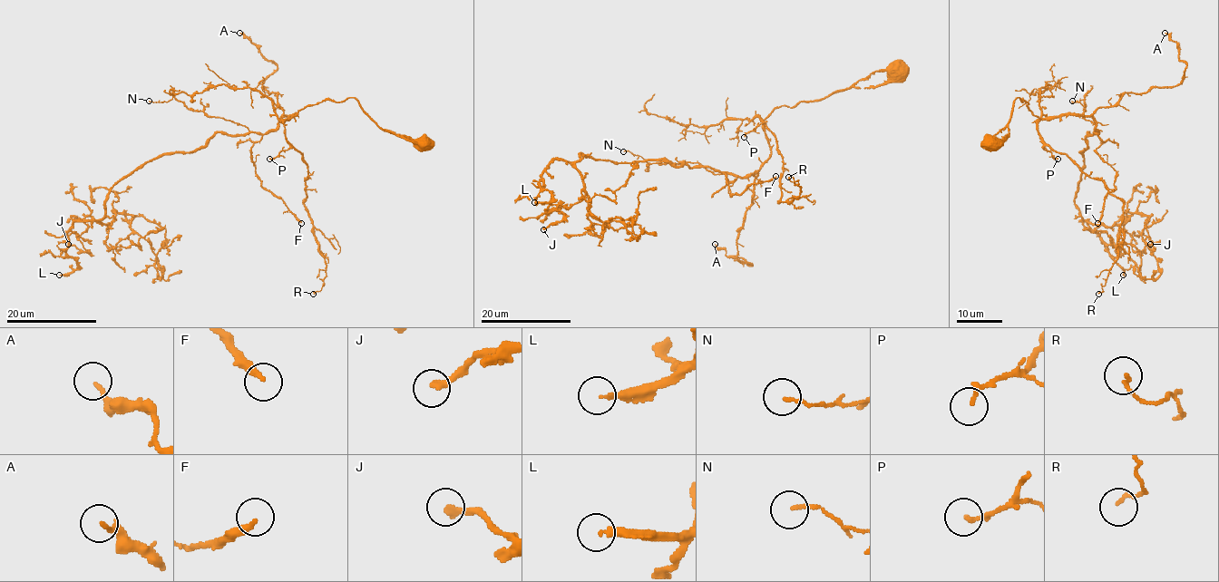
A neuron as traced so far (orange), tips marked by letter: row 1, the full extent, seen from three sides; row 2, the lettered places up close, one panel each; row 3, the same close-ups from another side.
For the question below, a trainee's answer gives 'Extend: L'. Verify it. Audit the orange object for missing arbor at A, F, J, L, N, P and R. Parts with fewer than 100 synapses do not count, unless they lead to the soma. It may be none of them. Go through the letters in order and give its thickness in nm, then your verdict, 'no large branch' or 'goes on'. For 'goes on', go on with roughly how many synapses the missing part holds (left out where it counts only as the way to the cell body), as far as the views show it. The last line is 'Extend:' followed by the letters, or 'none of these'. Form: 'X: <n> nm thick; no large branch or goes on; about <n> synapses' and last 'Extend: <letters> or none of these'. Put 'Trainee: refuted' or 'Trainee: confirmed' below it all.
A: 160 nm thick; no large branch
F: 280 nm thick; no large branch
J: 280 nm thick; no large branch
L: 190 nm thick; goes on; about 200 synapses
N: 120 nm thick; no large branch
P: 190 nm thick; no large branch
R: 130 nm thick; no large branch
Extend: L
Trainee: confirmed

